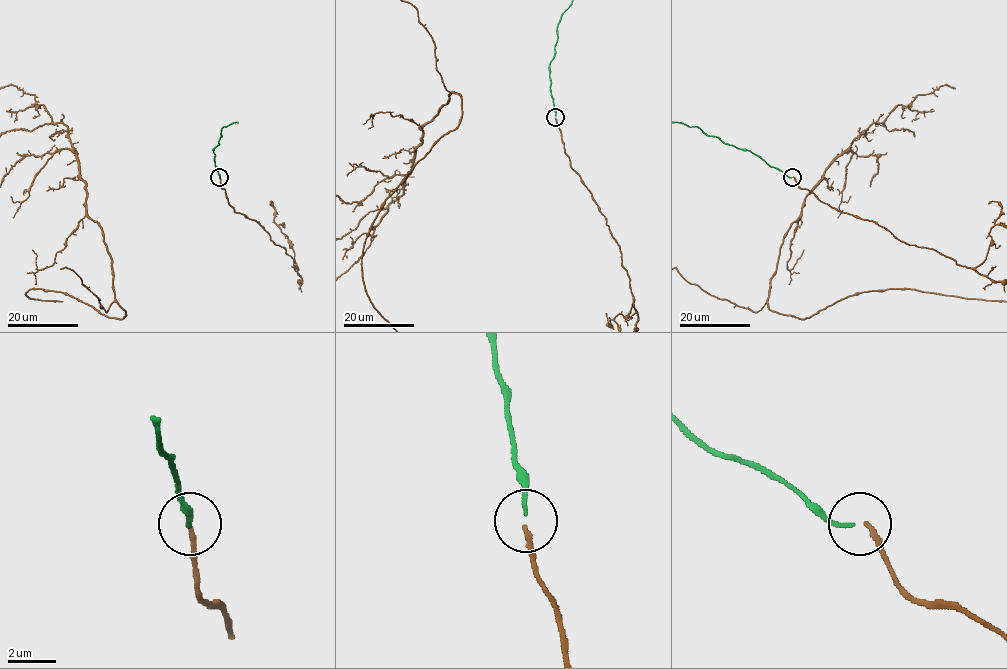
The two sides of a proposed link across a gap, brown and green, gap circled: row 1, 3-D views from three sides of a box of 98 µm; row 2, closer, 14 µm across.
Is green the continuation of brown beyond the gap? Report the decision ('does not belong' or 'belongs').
belongs

